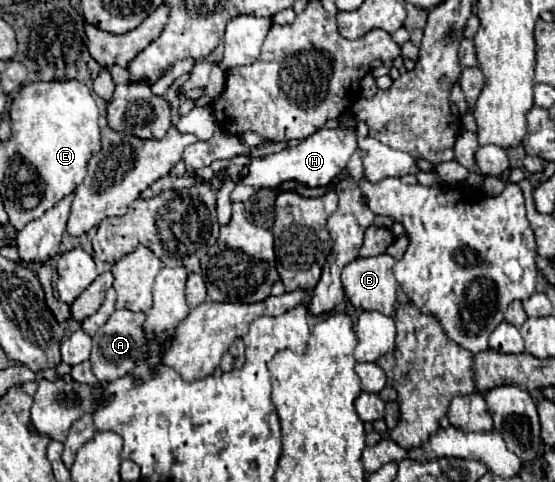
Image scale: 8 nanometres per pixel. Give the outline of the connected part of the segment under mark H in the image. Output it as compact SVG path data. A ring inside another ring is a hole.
M322 129L320 133L310 135L306 141L302 141L298 147L292 149L284 149L278 153L270 153L264 157L252 157L252 155L238 155L232 159L224 159L224 161L214 161L210 167L206 169L198 169L198 171L186 171L184 161L178 161L172 169L170 175L172 177L196 177L200 181L210 181L214 177L218 177L222 183L226 181L242 181L244 185L250 185L254 189L276 189L280 183L284 181L298 181L304 183L308 187L324 187L328 183L332 183L332 179L336 179L344 169L348 159L352 157L352 153L356 151L356 133L354 131L344 131L344 129Z

